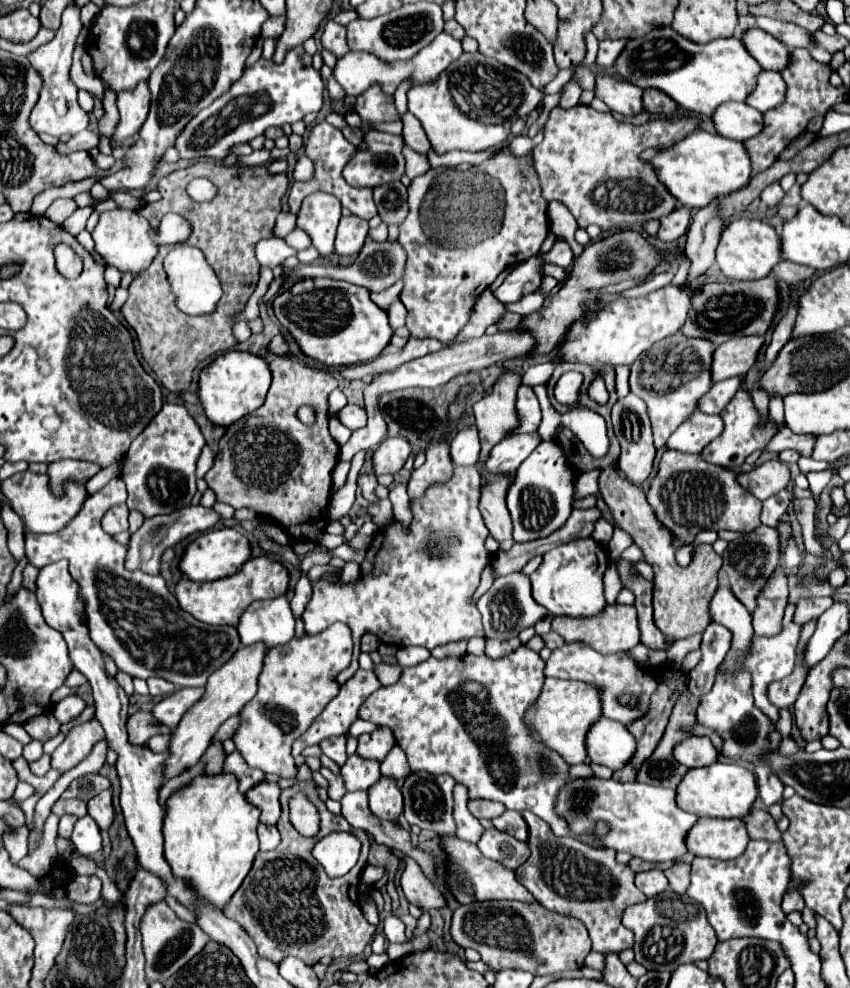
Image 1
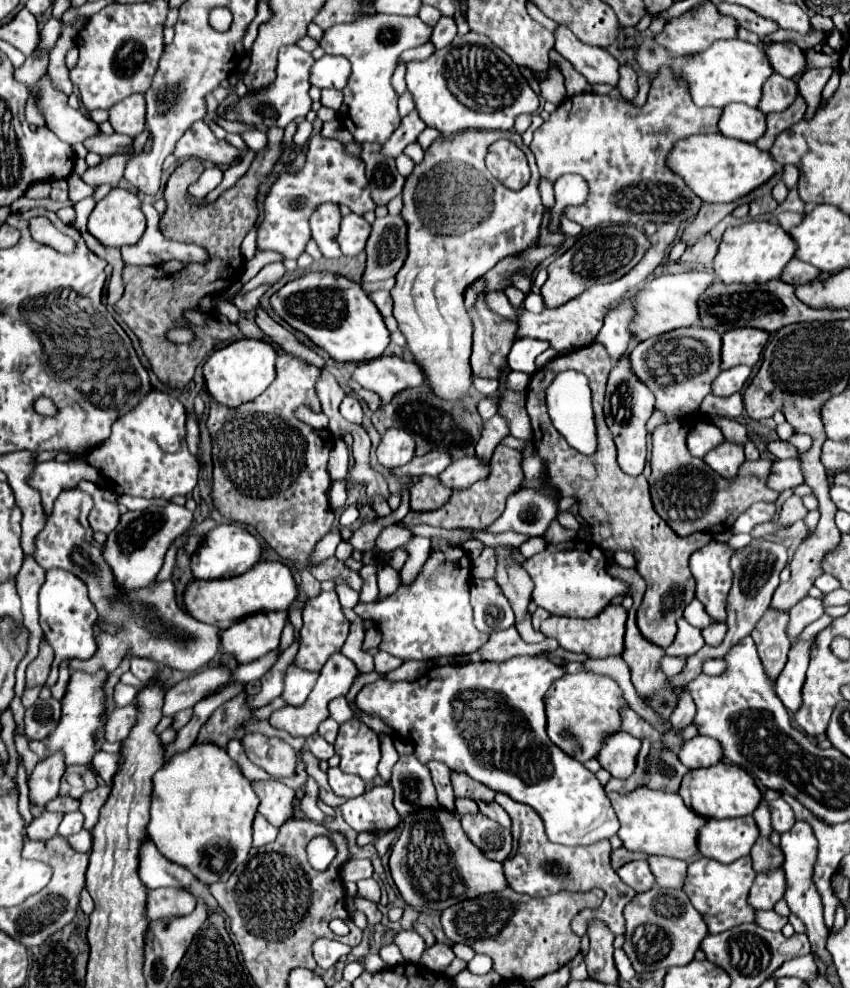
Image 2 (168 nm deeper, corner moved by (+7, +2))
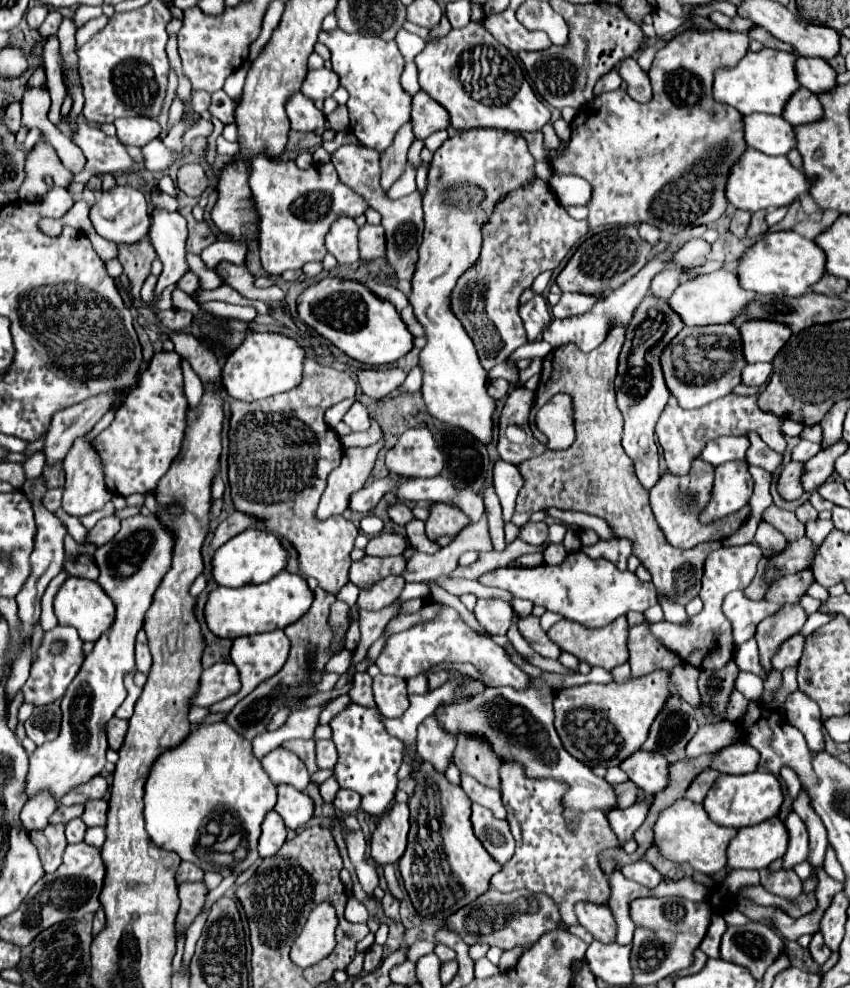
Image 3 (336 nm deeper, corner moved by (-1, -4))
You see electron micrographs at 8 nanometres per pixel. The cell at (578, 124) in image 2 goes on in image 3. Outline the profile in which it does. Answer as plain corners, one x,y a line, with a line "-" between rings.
686,29
676,33
654,57
652,69
650,69
650,81
652,81
652,91
654,97
648,103
636,103
626,91
610,91
610,93
602,93
598,97
594,97
590,103
582,105
576,113
576,119
570,123
572,135
568,145
562,147
562,151
556,151
550,157
550,167
554,175
578,175
582,179
586,179
592,185
592,199
588,203
588,227
596,229
596,227
612,227
612,225
640,225
640,223
648,223
658,227
662,233
670,233
670,235
678,235
678,233
686,233
692,227
698,225
710,225
714,221
718,221
726,207
728,201
724,201
724,177
728,177
728,169
732,165
732,161
736,161
736,157
740,157
740,153
744,153
746,145
742,139
742,115
732,109
730,105
726,105
724,115
718,117
714,105
718,105
716,101
712,101
712,75
716,71
716,67
732,67
740,61
740,57
744,57
744,53
748,51
748,43
750,37
746,33
732,33
726,29
712,29
712,31
698,31
698,29

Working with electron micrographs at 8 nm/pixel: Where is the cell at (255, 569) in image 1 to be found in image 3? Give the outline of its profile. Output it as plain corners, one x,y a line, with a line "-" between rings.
280,571
276,577
272,577
268,583
260,585
246,585
238,589
230,587
216,587
210,591
206,607
204,607
204,619
208,629
226,639
236,639
240,635
256,635
272,629
284,629
290,623
298,621
312,605
312,591
308,589
306,579
300,575

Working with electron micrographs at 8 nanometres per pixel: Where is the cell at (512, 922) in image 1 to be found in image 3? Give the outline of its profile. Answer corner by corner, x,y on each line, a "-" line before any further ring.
490,889
490,893
480,895
476,901
466,905
458,913
450,915
446,923
448,923
448,929
458,933
466,945
486,943
486,945
500,947
502,951
510,951
518,945
534,945
546,931
560,929
562,917
560,917
558,903
544,893
534,893
524,889
502,893
502,891

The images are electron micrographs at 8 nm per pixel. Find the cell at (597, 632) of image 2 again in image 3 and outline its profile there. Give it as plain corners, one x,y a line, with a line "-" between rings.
618,617
616,621
612,621
612,625
606,625
602,629
588,629
580,623
560,619
558,623
554,623
550,627
548,637
562,651
568,651
568,653
576,655
578,659
584,659
590,665
600,665
604,669
614,669
616,665
622,665
624,661
628,661
628,645
626,645
628,643
628,623
626,623
626,617

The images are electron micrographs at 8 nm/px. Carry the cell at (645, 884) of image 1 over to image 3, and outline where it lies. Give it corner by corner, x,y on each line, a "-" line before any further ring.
640,859
632,865
624,865
622,875
630,881
636,881
636,883
648,887
648,889
654,889
662,881
662,875
646,859

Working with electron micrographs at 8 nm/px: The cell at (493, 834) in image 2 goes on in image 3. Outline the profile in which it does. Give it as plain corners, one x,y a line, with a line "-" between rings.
472,803
472,827
484,849
498,861
506,863
514,855
514,837
508,821
496,819
486,807

